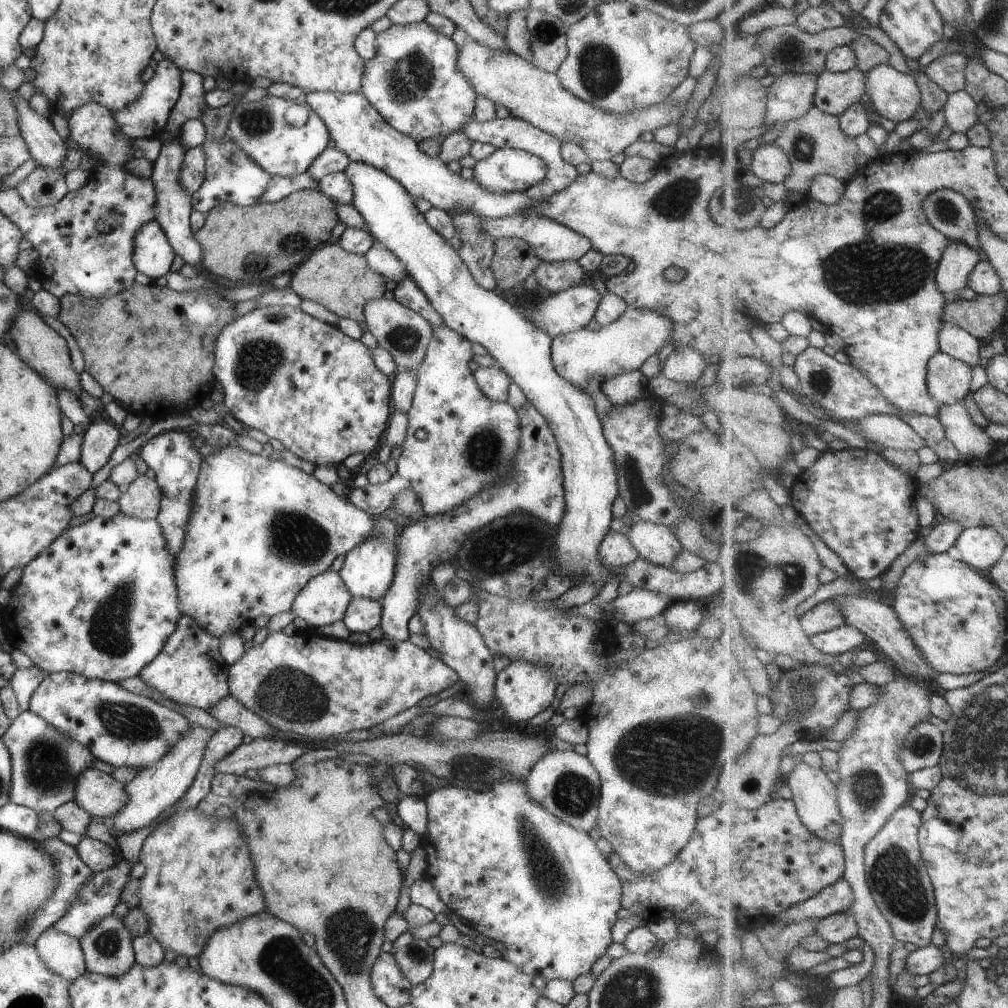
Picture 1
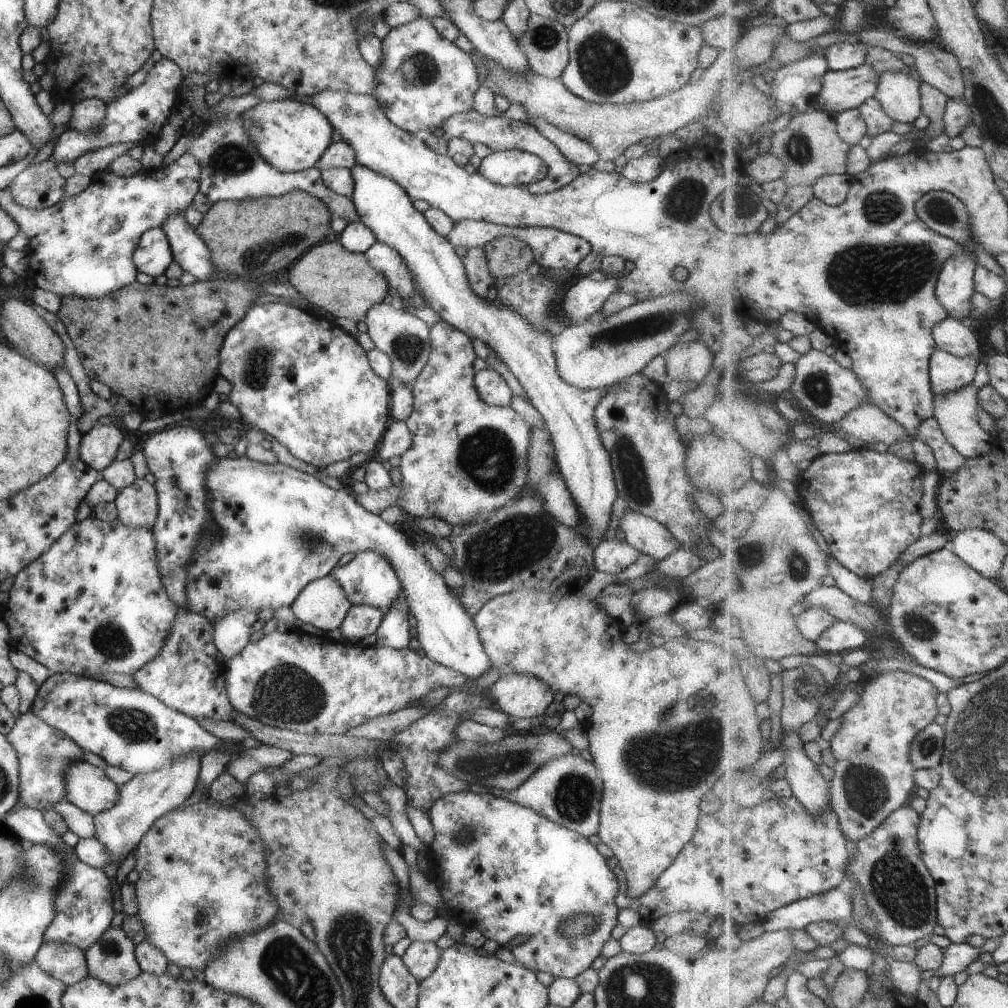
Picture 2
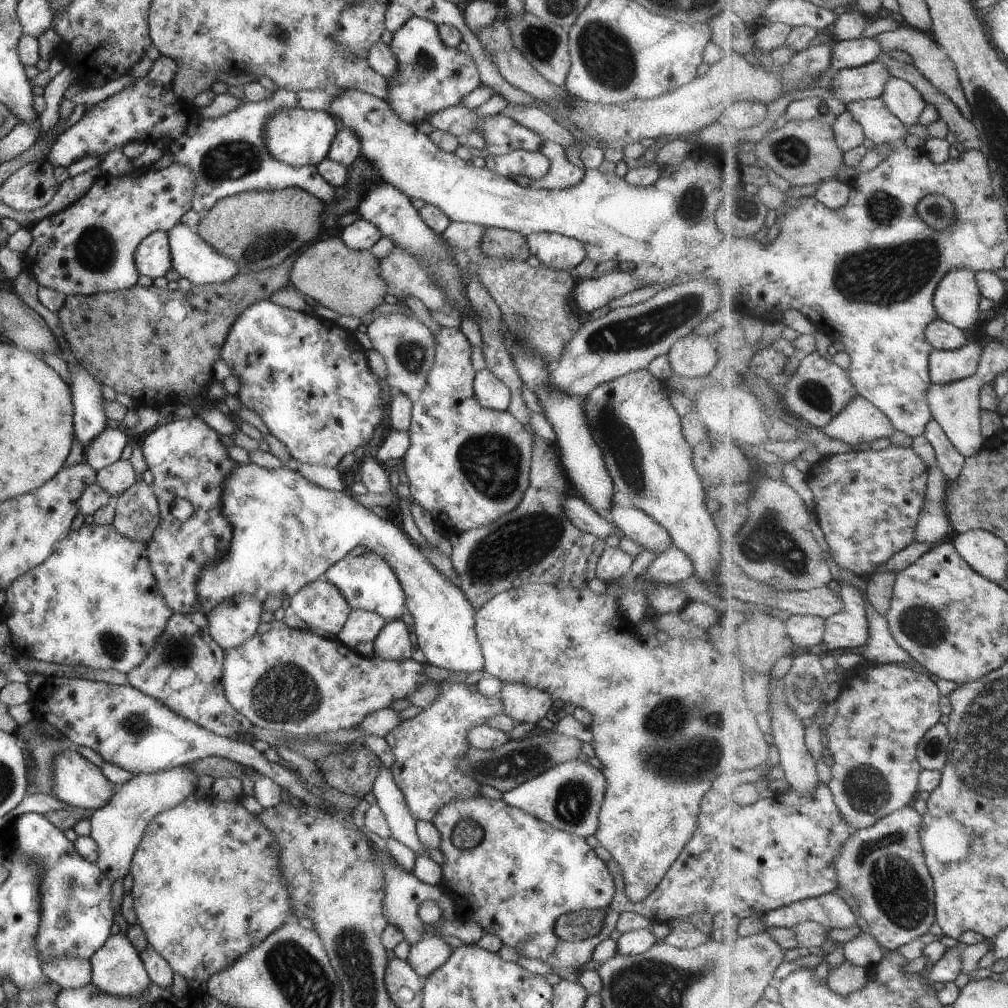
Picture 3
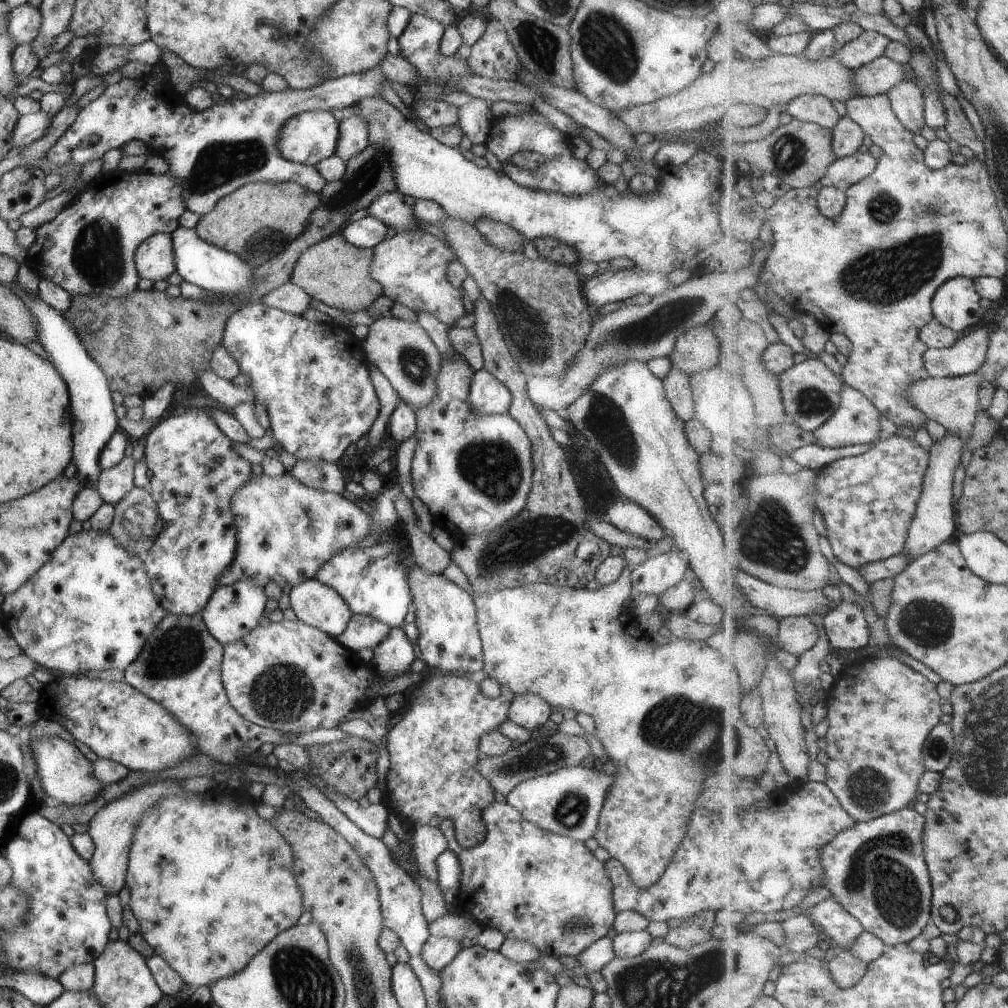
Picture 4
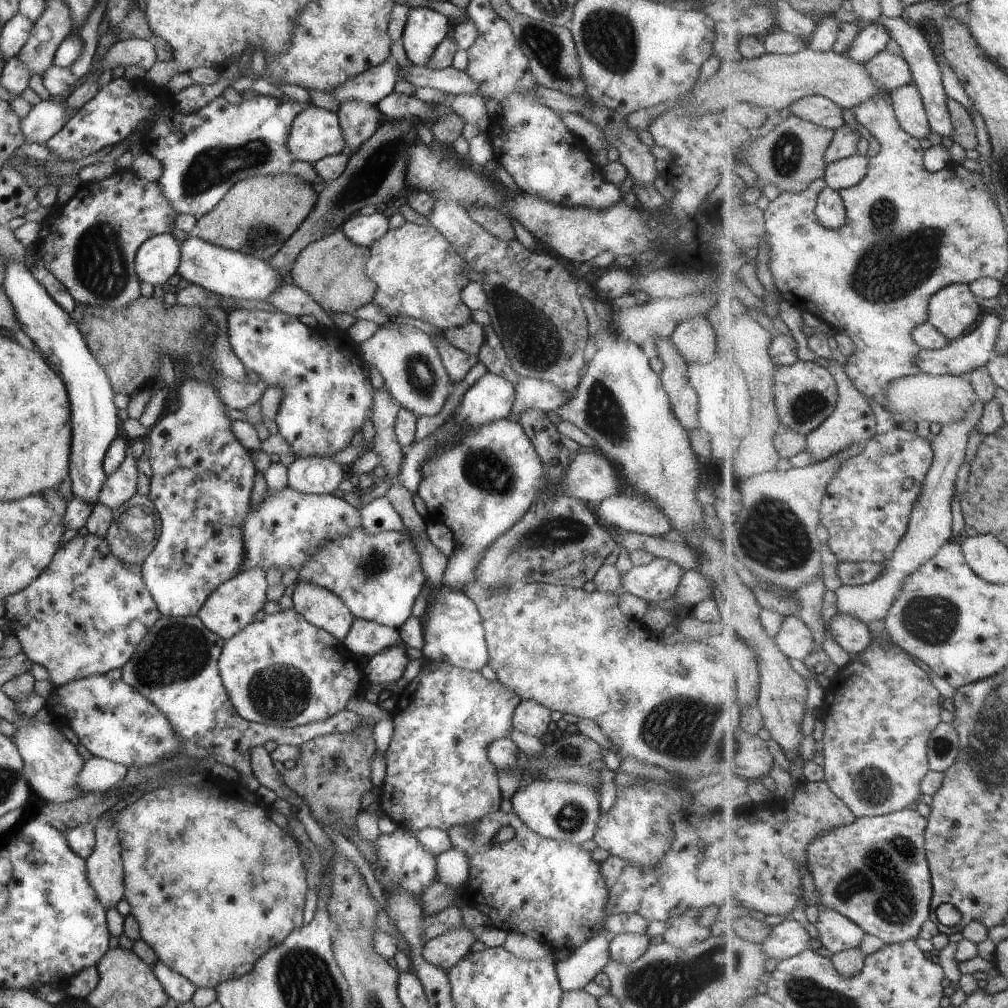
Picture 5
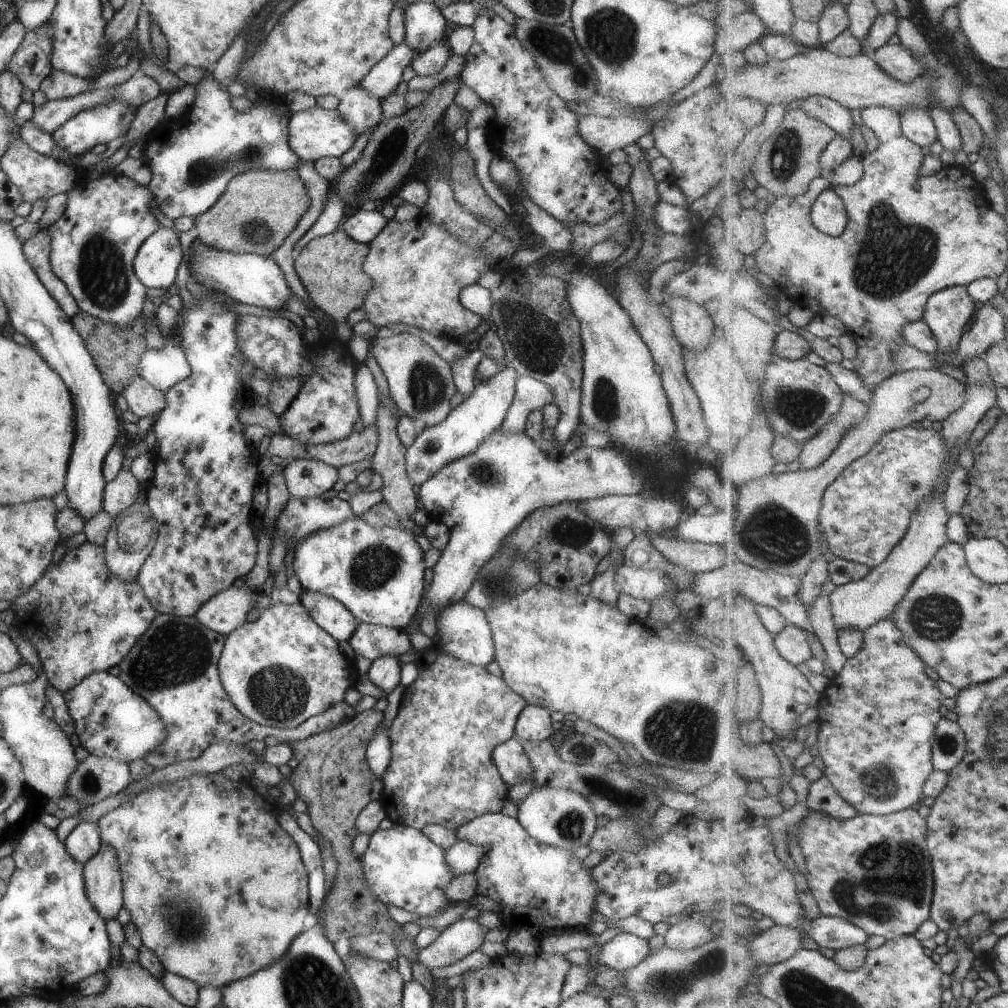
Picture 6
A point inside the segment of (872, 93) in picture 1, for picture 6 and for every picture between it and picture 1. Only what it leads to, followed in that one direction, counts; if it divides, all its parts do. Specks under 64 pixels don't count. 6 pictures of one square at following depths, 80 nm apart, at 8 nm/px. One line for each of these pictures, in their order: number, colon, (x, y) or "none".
2: (899, 93)
3: (905, 101)
4: (907, 99)
5: (911, 112)
6: (918, 126)

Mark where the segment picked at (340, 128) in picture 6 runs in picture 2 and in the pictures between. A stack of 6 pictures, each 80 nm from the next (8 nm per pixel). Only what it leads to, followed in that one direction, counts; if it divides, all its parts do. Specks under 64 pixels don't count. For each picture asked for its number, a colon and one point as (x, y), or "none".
2: (289, 135)
3: (295, 137)
4: (307, 138)
5: (314, 133)

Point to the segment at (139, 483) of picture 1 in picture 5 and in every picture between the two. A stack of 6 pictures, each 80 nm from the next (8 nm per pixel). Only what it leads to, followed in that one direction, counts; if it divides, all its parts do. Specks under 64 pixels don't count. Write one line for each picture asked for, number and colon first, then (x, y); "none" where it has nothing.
2: (136, 504)
3: (135, 509)
4: (135, 524)
5: (134, 528)

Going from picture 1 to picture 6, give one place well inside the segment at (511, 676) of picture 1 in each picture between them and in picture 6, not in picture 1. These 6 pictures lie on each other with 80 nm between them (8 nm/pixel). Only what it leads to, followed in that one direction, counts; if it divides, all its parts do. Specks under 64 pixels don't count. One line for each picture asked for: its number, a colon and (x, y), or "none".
2: (519, 696)
3: (523, 703)
4: (527, 711)
5: (529, 718)
6: (533, 723)

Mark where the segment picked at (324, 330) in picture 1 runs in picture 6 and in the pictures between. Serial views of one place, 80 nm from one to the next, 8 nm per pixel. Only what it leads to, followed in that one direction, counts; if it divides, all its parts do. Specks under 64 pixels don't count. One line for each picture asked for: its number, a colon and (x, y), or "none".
2: (297, 376)
3: (306, 377)
4: (312, 377)
5: (325, 398)
6: (324, 409)

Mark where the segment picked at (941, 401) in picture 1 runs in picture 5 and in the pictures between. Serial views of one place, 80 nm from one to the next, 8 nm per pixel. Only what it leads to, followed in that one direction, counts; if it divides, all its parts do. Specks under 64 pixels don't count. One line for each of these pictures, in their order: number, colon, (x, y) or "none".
2: (949, 373)
3: (945, 366)
4: (969, 355)
5: (976, 348)

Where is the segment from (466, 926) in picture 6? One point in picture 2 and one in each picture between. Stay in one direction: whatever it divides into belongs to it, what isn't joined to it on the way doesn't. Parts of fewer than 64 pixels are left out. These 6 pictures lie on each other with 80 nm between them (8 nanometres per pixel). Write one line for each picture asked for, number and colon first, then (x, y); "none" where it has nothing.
2: (420, 957)
3: (425, 955)
4: (436, 952)
5: (443, 951)

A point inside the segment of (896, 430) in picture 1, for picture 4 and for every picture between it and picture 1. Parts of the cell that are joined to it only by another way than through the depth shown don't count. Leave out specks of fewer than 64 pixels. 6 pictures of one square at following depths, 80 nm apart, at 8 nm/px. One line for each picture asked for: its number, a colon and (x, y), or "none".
2: (869, 423)
3: (861, 421)
4: (857, 421)

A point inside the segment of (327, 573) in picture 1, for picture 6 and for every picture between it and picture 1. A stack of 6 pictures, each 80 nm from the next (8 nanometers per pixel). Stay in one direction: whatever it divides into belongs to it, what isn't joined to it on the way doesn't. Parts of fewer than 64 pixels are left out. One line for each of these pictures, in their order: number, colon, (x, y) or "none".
2: (322, 603)
3: (319, 604)
4: (317, 605)
5: (321, 608)
6: (333, 618)

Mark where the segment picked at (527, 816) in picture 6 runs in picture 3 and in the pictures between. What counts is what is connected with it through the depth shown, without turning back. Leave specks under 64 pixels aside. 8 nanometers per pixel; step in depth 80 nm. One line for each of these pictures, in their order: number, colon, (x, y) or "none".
3: (567, 796)
4: (567, 802)
5: (566, 811)

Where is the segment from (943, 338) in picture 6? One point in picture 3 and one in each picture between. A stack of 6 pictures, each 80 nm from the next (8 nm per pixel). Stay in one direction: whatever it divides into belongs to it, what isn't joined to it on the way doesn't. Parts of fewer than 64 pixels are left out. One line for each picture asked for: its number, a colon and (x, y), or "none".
3: (957, 297)
4: (956, 305)
5: (954, 311)

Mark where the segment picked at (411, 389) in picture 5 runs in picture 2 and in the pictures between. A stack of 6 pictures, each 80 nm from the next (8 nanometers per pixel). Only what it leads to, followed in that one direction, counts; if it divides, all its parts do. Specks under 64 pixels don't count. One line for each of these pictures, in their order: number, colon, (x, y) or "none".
2: (404, 338)
3: (406, 345)
4: (402, 351)

